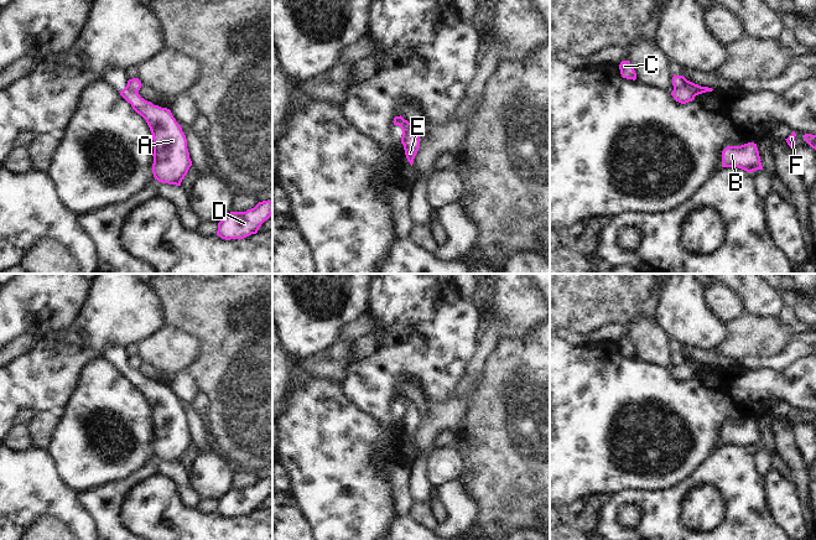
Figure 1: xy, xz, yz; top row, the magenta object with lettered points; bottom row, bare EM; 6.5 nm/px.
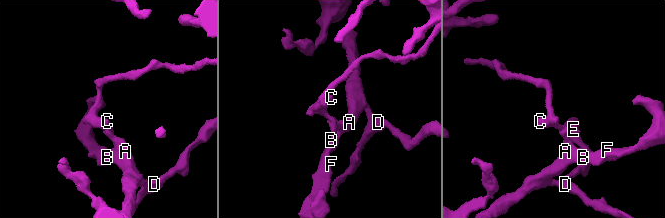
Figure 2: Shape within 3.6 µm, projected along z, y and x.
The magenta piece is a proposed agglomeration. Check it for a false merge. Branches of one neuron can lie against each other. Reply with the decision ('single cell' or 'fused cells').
fused cells

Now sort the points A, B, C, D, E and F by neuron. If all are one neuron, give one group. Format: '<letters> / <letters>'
A B D F / C E

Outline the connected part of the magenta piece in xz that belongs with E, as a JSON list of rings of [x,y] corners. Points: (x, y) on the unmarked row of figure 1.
[[[401,393],[394,395],[394,403],[399,403],[405,407],[405,415],[401,419],[404,422],[405,432],[410,442],[412,443],[414,436],[420,425],[420,414],[415,406],[415,404],[405,398]]]

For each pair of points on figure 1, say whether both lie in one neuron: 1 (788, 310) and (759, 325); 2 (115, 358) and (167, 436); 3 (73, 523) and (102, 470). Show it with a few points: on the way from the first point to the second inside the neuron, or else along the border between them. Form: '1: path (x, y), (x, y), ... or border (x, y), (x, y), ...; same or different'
1: border (778, 317), (791, 326), (798, 326); different
2: path (135, 378), (165, 406), (169, 416); same
3: border (58, 472), (58, 477), (77, 494); different

